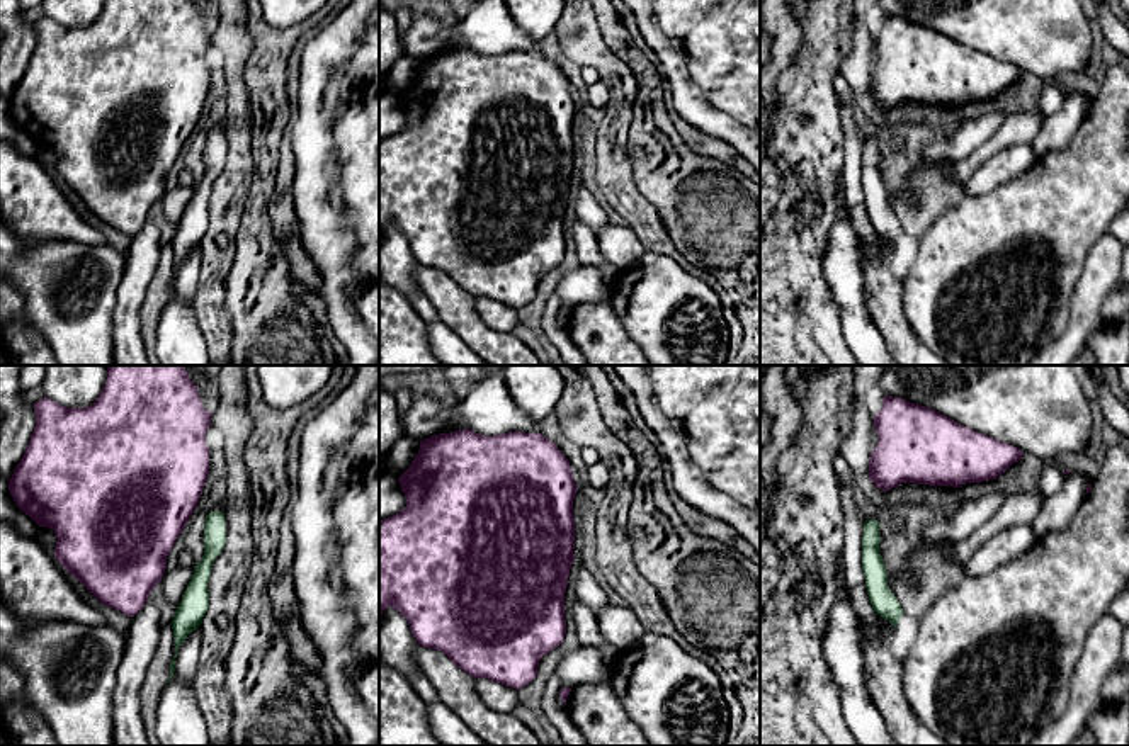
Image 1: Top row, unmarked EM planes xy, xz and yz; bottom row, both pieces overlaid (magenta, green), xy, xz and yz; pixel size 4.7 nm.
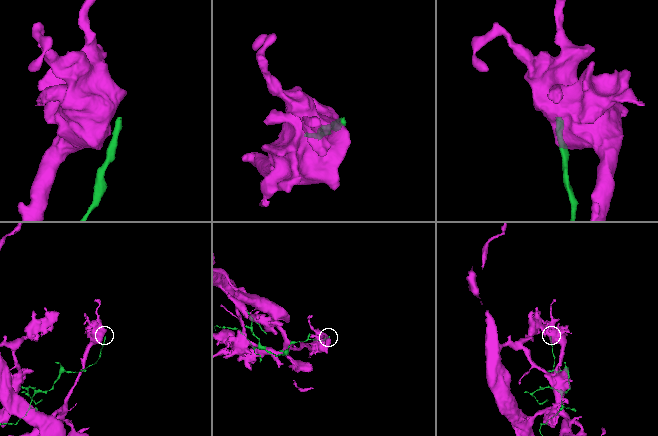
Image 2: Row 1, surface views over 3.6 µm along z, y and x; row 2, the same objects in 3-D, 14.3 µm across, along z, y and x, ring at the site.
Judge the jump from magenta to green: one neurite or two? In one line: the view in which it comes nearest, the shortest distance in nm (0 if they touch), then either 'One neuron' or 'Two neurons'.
Closest in xy. Distance 70 nm. Two neurons

